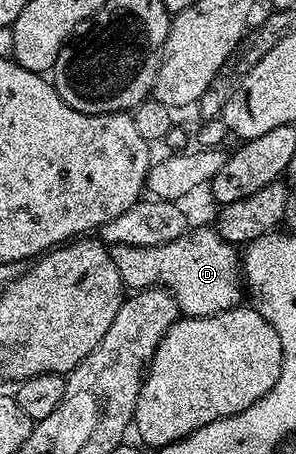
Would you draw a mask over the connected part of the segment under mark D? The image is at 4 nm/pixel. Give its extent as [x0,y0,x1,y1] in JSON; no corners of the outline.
[111,228,243,318]

